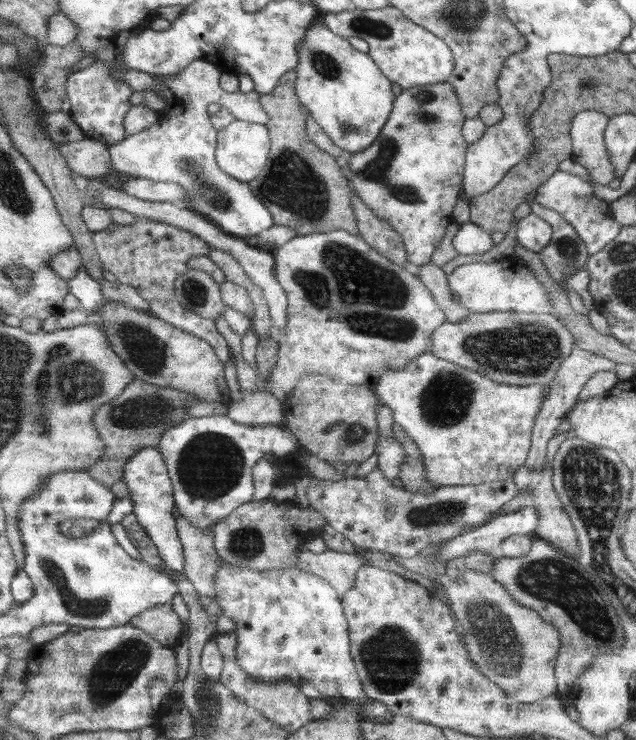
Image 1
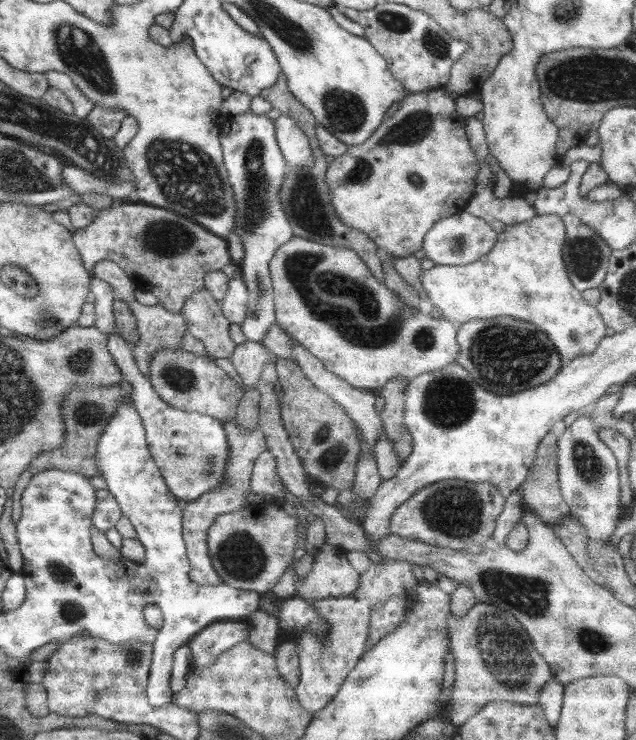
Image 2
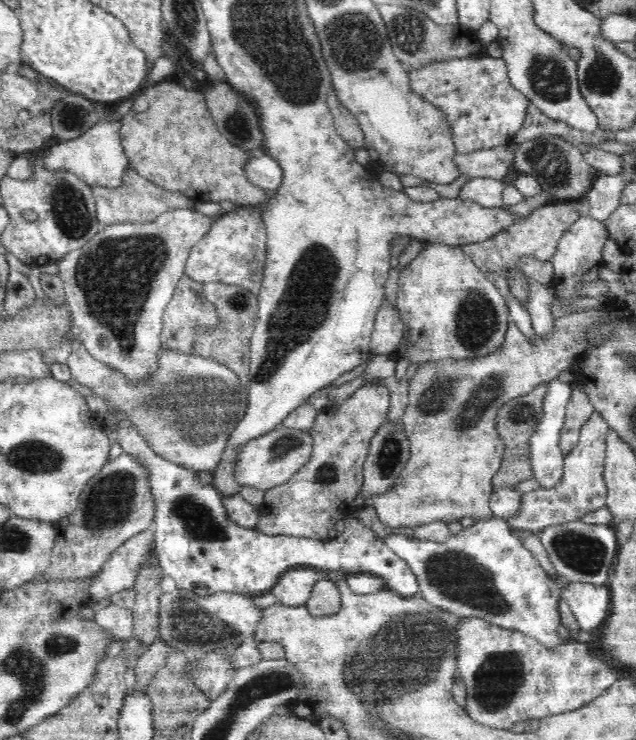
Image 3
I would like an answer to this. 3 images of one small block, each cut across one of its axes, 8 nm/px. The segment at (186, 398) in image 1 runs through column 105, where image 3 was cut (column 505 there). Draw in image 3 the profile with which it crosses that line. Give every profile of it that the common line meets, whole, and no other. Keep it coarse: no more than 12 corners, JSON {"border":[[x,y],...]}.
{"border":[[548,385],[498,410],[506,444],[494,488],[534,478],[529,443]]}

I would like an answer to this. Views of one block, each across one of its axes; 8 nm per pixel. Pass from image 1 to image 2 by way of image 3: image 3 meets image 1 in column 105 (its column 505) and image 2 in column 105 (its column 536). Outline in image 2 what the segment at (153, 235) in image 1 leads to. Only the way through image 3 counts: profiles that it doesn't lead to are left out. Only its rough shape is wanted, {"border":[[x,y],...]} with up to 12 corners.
{"border":[[128,201],[77,229],[92,276],[115,262],[180,313],[244,243]]}

